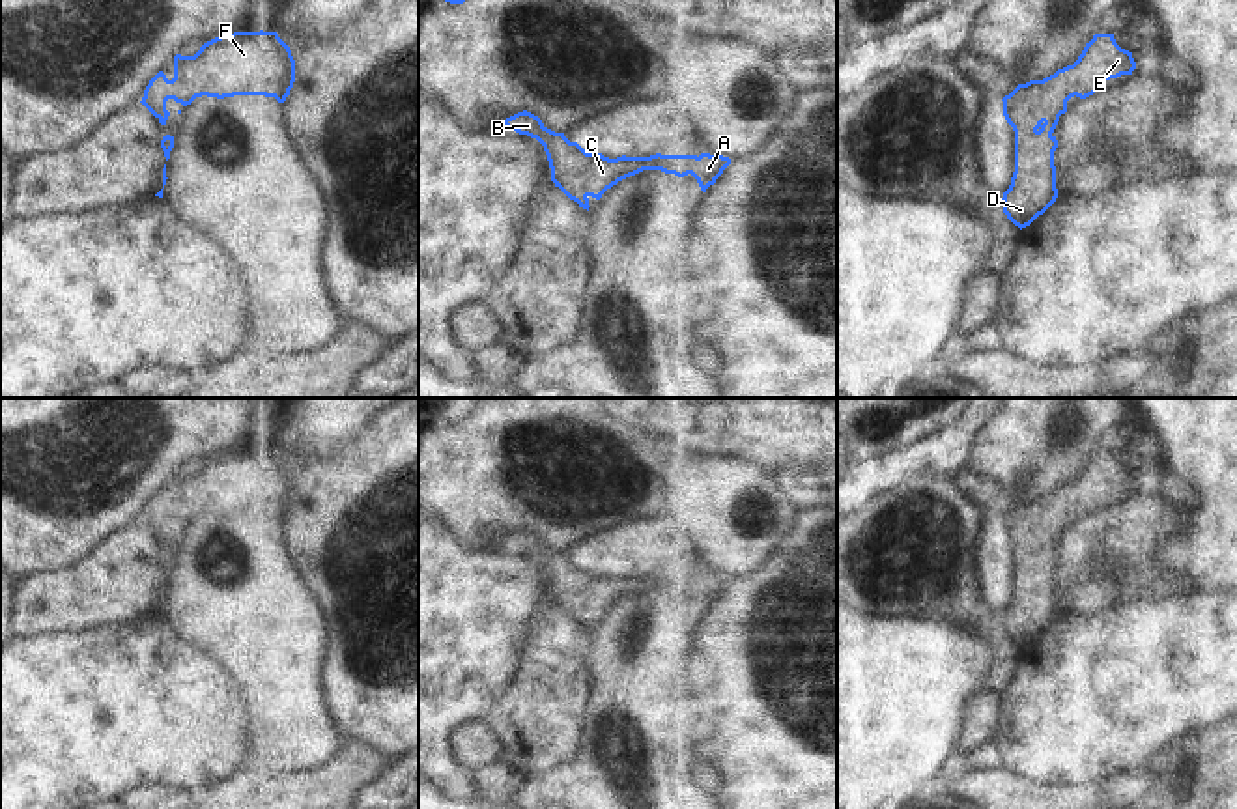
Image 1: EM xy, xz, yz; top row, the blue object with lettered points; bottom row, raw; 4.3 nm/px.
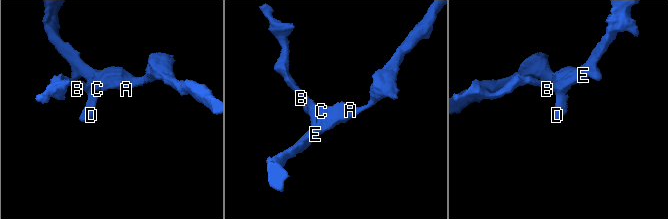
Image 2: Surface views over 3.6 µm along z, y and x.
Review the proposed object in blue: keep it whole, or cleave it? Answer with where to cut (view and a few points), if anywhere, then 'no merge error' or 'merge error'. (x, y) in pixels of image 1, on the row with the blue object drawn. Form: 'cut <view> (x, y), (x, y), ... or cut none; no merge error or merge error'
cut none; no merge error

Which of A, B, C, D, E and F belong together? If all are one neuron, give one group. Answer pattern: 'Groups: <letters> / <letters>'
Groups: A B C D E F

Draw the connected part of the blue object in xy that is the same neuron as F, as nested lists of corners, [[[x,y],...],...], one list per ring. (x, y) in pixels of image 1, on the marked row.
[[[234,32],[215,37],[194,56],[174,56],[174,78],[159,71],[142,105],[166,125],[166,101],[183,106],[196,97],[265,95],[284,103],[295,82],[295,60],[277,32]]]

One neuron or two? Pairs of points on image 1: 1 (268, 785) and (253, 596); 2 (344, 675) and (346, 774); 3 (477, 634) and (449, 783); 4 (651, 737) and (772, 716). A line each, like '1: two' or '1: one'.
1: two
2: two
3: one
4: two

